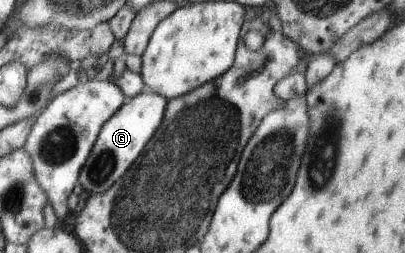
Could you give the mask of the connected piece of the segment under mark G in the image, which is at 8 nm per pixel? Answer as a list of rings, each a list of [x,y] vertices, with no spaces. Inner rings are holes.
[[[146,88],[139,95],[126,99],[122,109],[103,124],[85,165],[81,167],[79,183],[87,193],[105,193],[118,179],[127,175],[127,171],[145,152],[150,139],[162,125],[168,105],[169,101],[163,95],[157,95]]]

